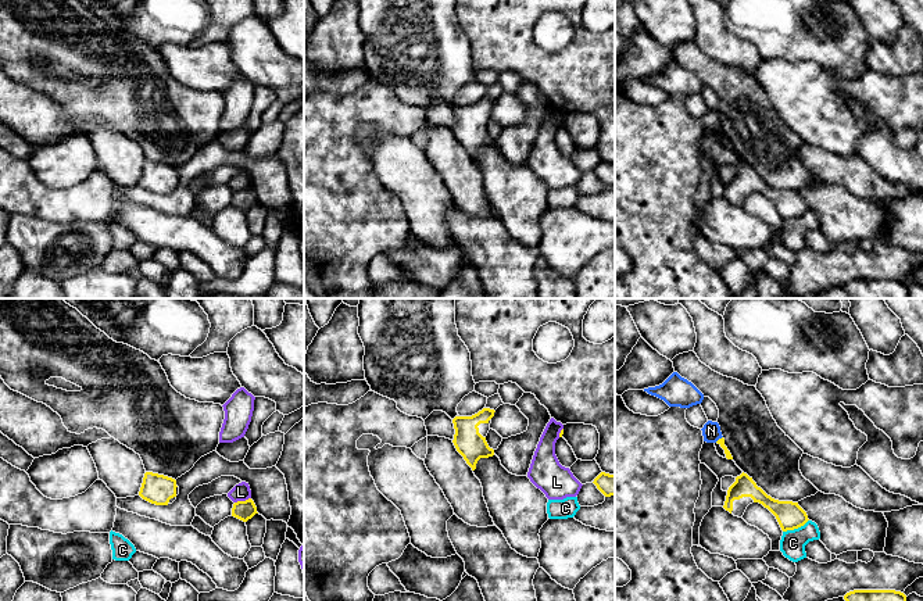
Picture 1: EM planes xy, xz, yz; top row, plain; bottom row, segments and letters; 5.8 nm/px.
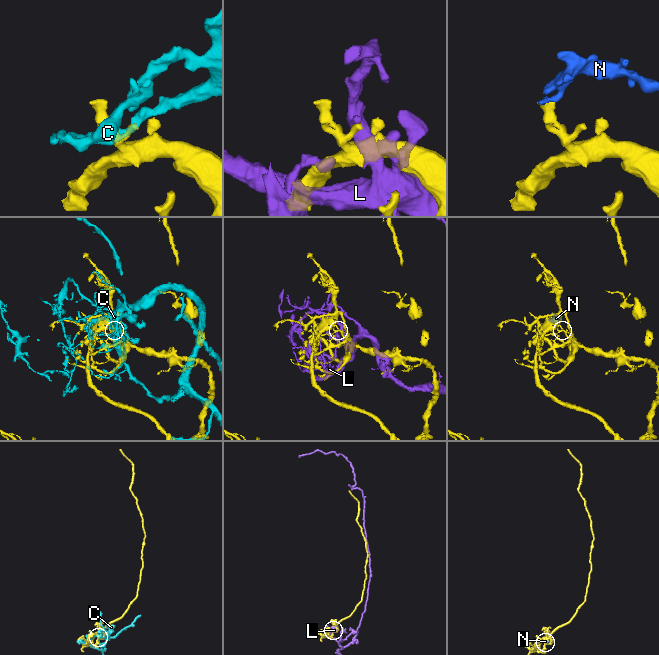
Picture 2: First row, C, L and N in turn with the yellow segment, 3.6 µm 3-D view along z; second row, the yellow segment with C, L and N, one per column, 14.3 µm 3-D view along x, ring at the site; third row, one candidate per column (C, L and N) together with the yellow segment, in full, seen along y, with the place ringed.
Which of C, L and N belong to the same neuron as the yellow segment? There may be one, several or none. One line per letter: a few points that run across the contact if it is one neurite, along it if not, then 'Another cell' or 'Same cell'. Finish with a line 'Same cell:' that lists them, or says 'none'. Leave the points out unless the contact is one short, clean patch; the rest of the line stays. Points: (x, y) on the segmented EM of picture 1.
C: Another cell
L: Another cell
N: Line: yz (722, 436), (715, 442). Another cell
Same cell: none

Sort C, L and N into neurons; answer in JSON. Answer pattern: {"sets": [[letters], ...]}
{"sets": [["C"], ["L"], ["N"]]}

